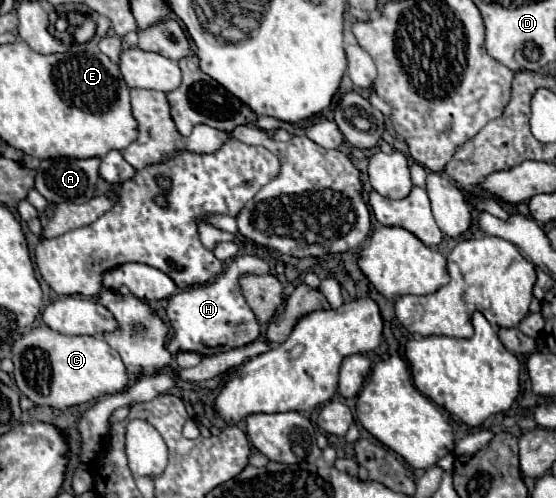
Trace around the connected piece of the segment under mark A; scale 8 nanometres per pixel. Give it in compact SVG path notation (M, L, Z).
M46 159L36 171L36 191L50 203L86 203L94 197L100 159Z

